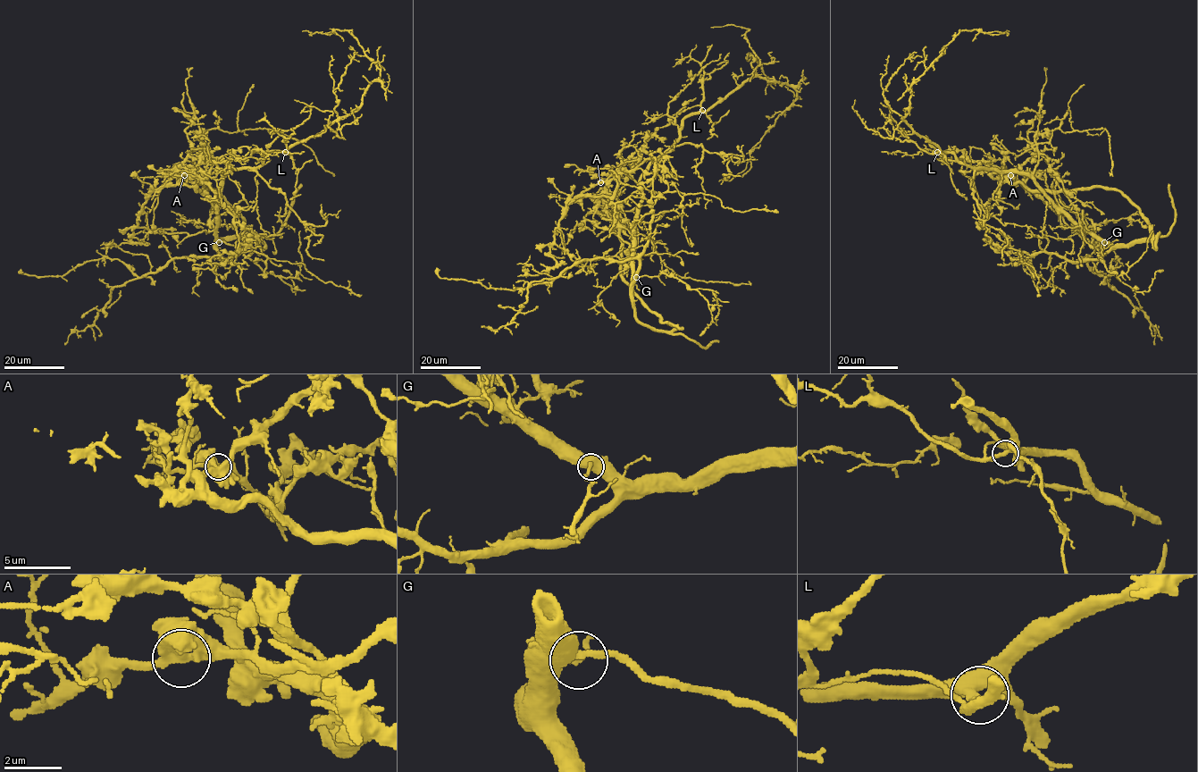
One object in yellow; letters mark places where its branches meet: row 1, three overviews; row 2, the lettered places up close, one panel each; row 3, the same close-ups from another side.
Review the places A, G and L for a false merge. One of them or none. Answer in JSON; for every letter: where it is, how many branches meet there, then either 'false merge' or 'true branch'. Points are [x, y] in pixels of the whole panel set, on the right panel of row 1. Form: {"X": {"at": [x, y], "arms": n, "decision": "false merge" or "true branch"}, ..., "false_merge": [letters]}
{"A": {"at": [1010, 175], "arms": 2, "decision": "true branch"}, "G": {"at": [1104, 242], "arms": 2, "decision": "true branch"}, "L": {"at": [937, 152], "arms": 2, "decision": "true branch"}, "false_merge": []}

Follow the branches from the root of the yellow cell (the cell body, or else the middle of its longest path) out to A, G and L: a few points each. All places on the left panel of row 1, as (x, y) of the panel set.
A: (223, 172), (183, 175)
G: (223, 172), (222, 191), (216, 205), (216, 239), (219, 242)
L: (223, 172), (257, 167), (266, 153), (285, 152)

